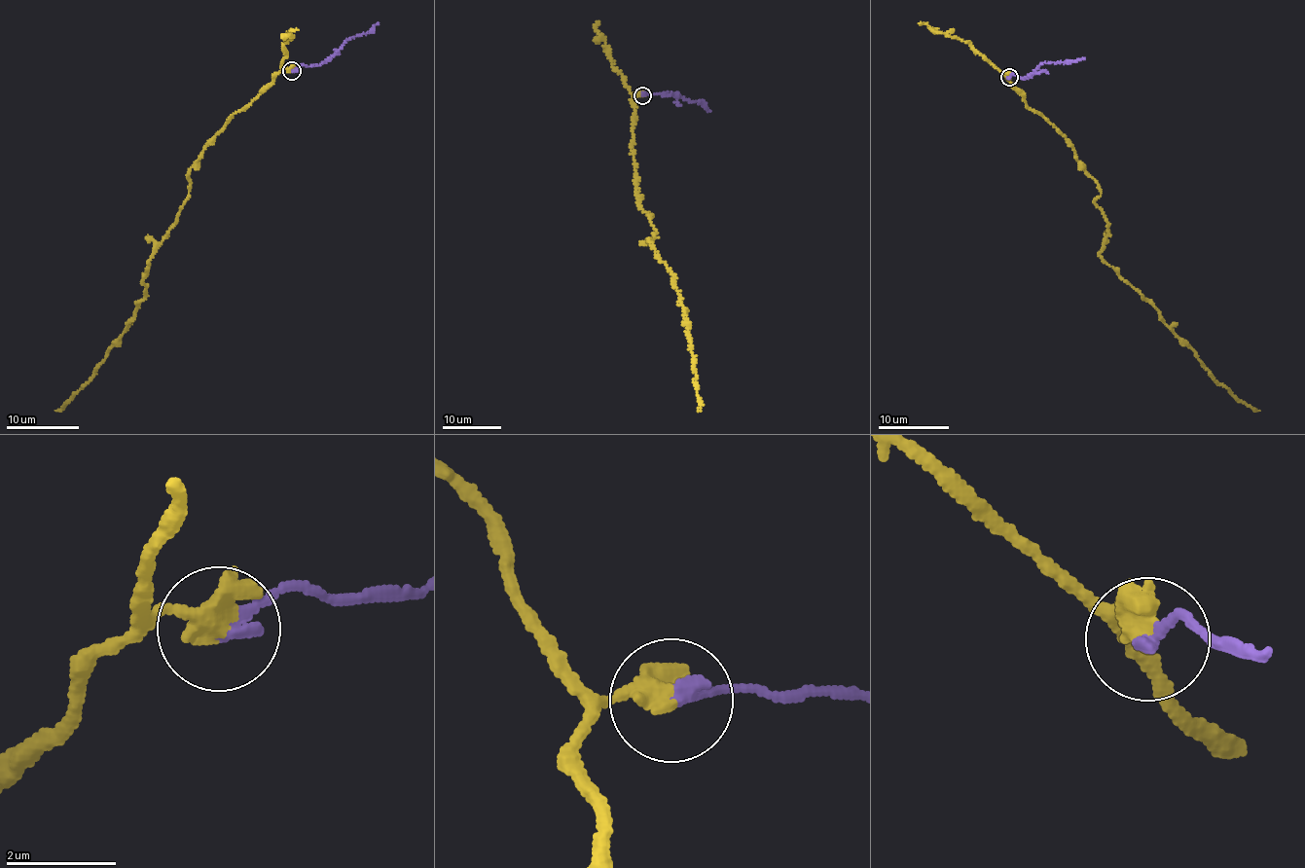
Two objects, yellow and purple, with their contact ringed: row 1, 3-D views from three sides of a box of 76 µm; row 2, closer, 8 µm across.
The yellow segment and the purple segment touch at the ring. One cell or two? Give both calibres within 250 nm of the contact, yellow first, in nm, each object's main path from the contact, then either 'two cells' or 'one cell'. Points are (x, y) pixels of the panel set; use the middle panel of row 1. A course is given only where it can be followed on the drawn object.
calibres 550 and 240 nm; course yellow (641, 94), (633, 100), (631, 148), (637, 201), (652, 217), (655, 236), (649, 240), (681, 299), (699, 412); course purple (641, 94), (677, 93), (689, 101), (701, 101), (710, 111); two cells

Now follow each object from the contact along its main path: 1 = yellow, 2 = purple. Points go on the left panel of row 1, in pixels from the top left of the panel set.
1: (292, 70), (233, 113), (191, 168), (188, 195), (148, 263), (132, 319), (88, 381), (54, 410)
2: (292, 70), (300, 65), (326, 63), (355, 36), (369, 33), (378, 22)

